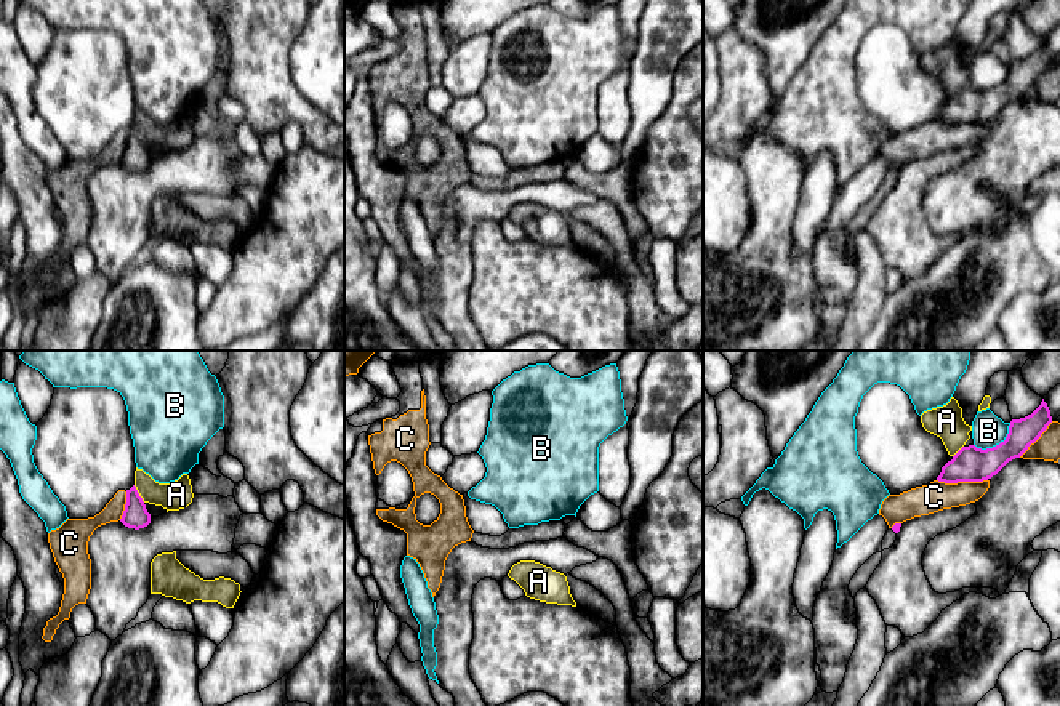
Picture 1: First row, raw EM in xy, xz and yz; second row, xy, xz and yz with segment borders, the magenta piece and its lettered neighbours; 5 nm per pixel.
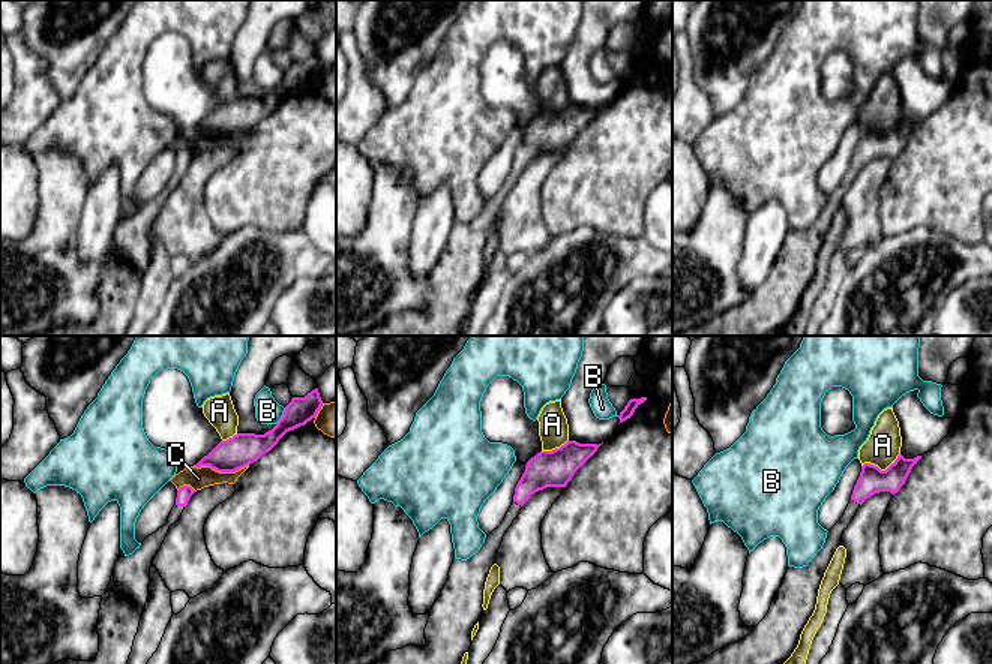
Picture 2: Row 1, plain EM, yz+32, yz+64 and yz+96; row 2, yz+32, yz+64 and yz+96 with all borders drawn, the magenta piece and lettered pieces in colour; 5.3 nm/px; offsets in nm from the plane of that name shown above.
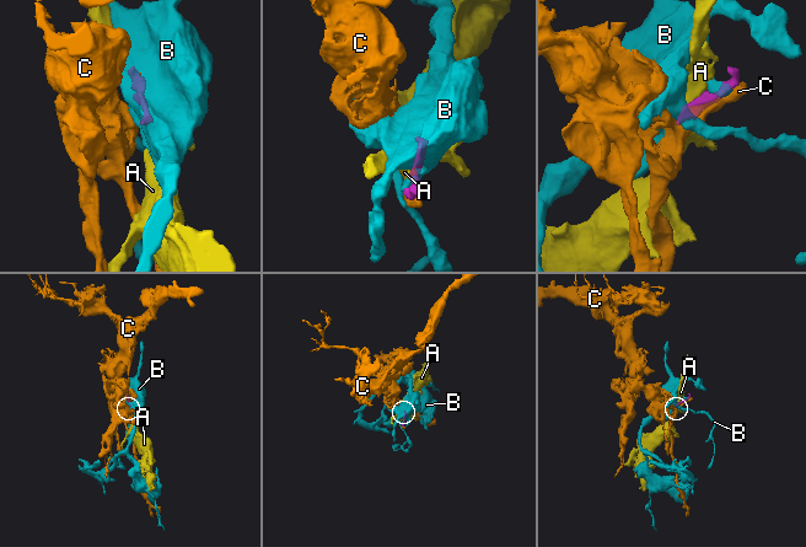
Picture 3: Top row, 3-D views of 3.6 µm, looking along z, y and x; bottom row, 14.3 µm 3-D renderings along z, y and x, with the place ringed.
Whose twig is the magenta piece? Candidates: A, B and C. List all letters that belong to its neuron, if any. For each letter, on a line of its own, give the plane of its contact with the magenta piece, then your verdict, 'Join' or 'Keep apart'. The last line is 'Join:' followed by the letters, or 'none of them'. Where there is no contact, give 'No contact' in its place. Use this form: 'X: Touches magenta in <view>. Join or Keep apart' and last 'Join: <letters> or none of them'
A: Touches magenta in xy. Keep apart
B: Touches magenta in yz. Keep apart
C: Touches magenta in yz. Keep apart
Join: none of them

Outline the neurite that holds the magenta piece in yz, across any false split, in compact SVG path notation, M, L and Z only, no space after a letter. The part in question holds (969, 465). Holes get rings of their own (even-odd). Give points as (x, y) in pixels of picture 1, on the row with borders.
M1042 399L1041 405L1031 415L1010 421L1009 434L999 445L986 450L977 448L975 445L962 447L953 459L942 467L937 480L958 483L991 479L1009 461L1020 458L1050 423L1050 410Z

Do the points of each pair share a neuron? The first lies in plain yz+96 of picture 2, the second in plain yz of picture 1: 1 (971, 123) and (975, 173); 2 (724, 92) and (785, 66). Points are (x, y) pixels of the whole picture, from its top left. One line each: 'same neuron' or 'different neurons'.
1: same neuron
2: same neuron

